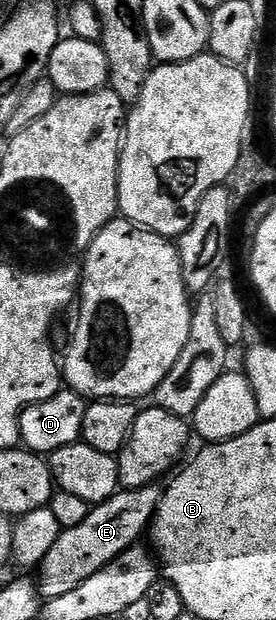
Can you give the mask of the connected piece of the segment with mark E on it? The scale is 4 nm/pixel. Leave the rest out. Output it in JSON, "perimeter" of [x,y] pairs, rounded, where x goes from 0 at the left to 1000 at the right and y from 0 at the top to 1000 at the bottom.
{"perimeter":[[[569,781],[529,787],[431,790],[402,803],[388,803],[388,810],[333,815],[301,842],[232,853],[221,866],[192,873],[185,882],[170,885],[141,911],[141,921],[149,921],[141,947],[152,963],[185,968],[243,958],[254,952],[286,952],[286,944],[315,939],[315,932],[330,932],[330,926],[359,926],[359,919],[373,919],[391,910],[417,906],[417,900],[431,900],[431,894],[446,894],[500,876],[514,869],[511,863],[522,858],[529,863],[543,856],[554,832],[569,827],[569,818],[583,808],[583,795],[587,789]]]}

